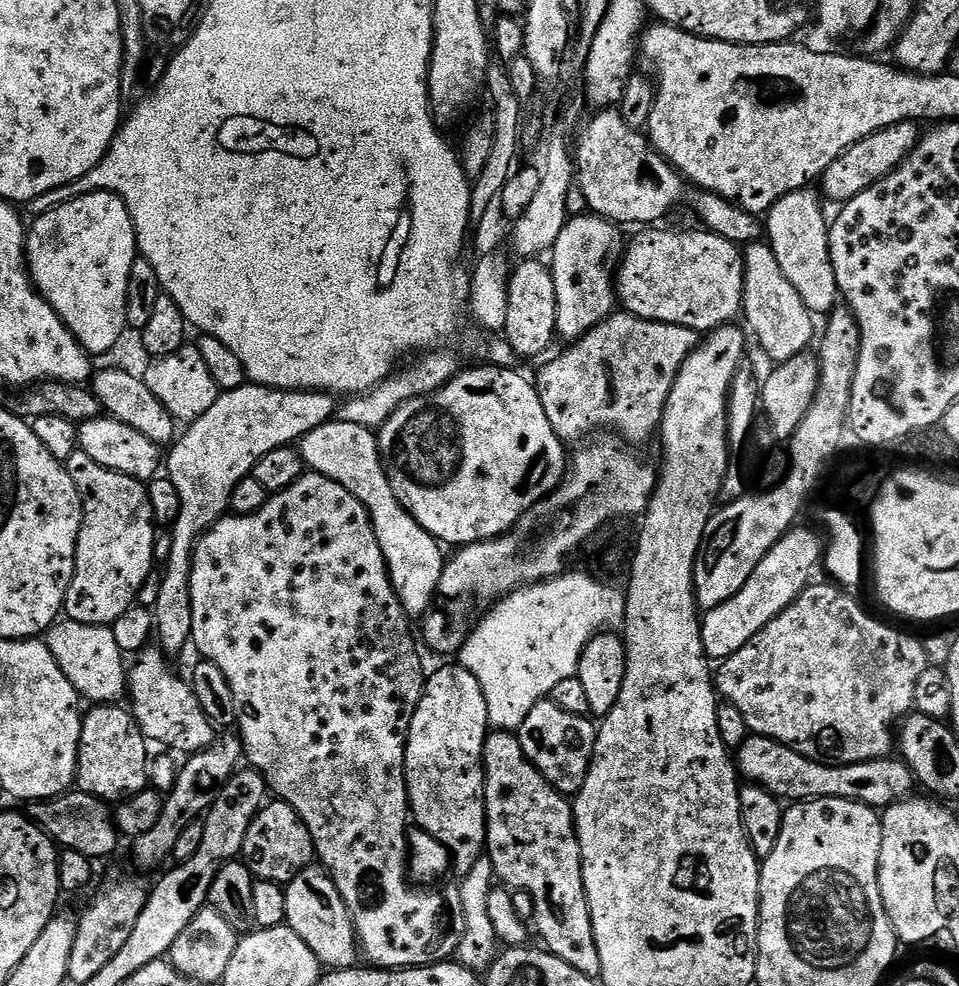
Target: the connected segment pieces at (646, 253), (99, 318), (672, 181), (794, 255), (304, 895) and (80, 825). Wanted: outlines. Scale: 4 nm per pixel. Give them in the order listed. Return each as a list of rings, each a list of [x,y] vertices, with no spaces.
[[[652,226],[641,236],[636,236],[627,241],[626,251],[622,257],[622,263],[618,268],[618,300],[623,311],[643,320],[653,320],[663,324],[673,324],[674,326],[686,326],[694,330],[697,334],[707,334],[716,328],[721,328],[724,324],[733,323],[741,315],[744,307],[744,258],[741,249],[737,245],[731,244],[726,238],[722,238],[718,233],[711,230],[699,230],[700,232],[667,232],[664,226]]]
[[[115,192],[86,193],[42,213],[31,223],[26,232],[26,263],[36,291],[56,311],[58,318],[62,318],[84,351],[99,358],[119,342],[120,335],[128,328],[126,294],[138,249],[136,228],[124,200]]]
[[[600,110],[582,130],[574,148],[576,184],[591,213],[617,226],[652,226],[684,200],[686,181],[655,148],[647,135],[631,129],[616,110]]]
[[[810,186],[784,195],[768,210],[764,232],[782,272],[786,278],[789,278],[794,290],[798,291],[802,302],[813,312],[813,315],[826,316],[837,307],[840,295],[829,252],[830,224],[820,200],[822,201],[821,193]]]
[[[316,866],[303,868],[296,877],[286,886],[286,924],[314,950],[314,954],[323,957],[322,964],[325,969],[339,970],[341,968],[353,967],[355,956],[358,956],[358,937],[356,928],[352,925],[352,918],[348,915],[348,909],[345,908],[342,898],[336,892],[336,887],[332,885],[331,879],[322,874],[321,869]]]
[[[69,790],[53,800],[41,800],[27,805],[27,815],[38,827],[44,829],[61,849],[78,850],[78,854],[91,856],[100,862],[116,848],[118,833],[114,812],[105,801],[79,790]]]

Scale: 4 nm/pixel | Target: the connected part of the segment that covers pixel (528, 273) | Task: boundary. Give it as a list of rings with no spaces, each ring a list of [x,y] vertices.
[[[528,258],[520,265],[511,269],[508,278],[508,305],[506,306],[506,326],[502,336],[510,347],[513,348],[517,357],[540,356],[548,347],[552,340],[557,339],[556,334],[556,291],[554,290],[554,278],[552,269],[547,263],[539,264],[541,261],[536,258]]]

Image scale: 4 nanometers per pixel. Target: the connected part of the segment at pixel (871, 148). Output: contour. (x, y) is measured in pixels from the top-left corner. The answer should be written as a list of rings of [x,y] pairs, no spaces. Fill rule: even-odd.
[[[912,122],[895,124],[884,128],[881,132],[862,138],[854,147],[847,148],[842,155],[825,170],[822,177],[822,192],[825,197],[839,202],[853,200],[862,190],[874,186],[882,178],[886,178],[916,148],[918,139],[917,125]]]

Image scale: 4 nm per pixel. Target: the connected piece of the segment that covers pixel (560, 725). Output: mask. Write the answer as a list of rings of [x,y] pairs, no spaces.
[[[552,699],[540,700],[518,729],[526,758],[565,798],[575,797],[588,776],[596,745],[597,725],[588,716],[566,714]]]

